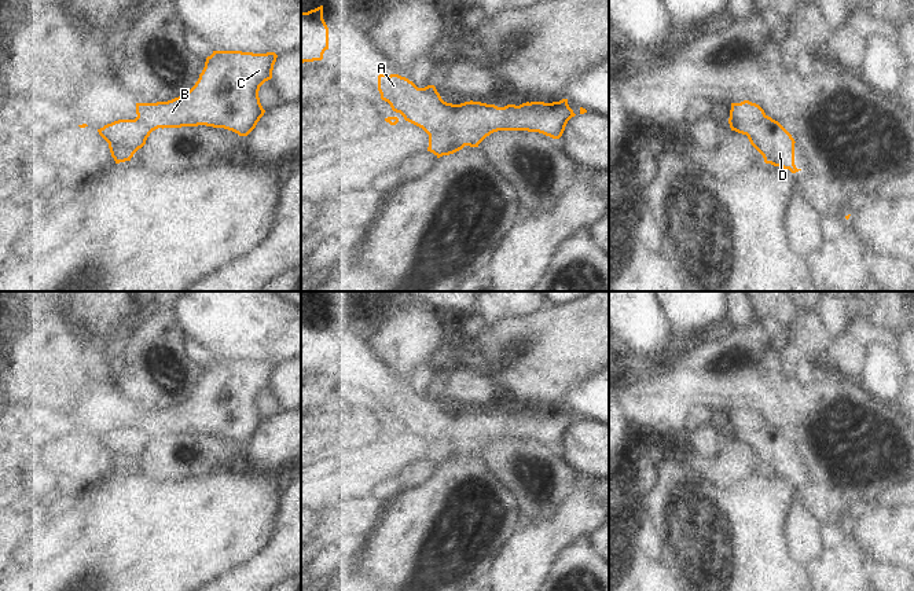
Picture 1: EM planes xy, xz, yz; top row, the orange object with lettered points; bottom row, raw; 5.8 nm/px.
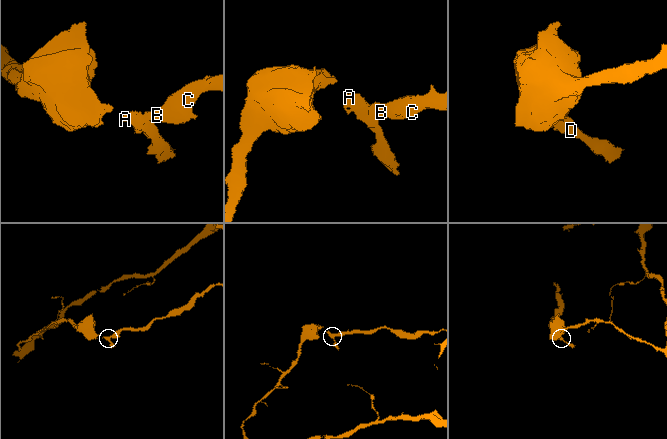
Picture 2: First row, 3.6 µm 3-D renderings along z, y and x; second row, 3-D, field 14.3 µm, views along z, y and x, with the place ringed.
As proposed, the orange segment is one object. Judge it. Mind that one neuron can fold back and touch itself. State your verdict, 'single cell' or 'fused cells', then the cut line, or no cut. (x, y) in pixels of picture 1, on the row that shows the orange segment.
fused cells | xz (451, 105), (452, 129), (467, 145)

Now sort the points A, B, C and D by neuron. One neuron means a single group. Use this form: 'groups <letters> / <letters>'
groups A D / B C

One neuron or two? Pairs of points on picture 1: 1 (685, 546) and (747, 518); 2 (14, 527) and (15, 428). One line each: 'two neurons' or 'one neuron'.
1: one neuron
2: one neuron

